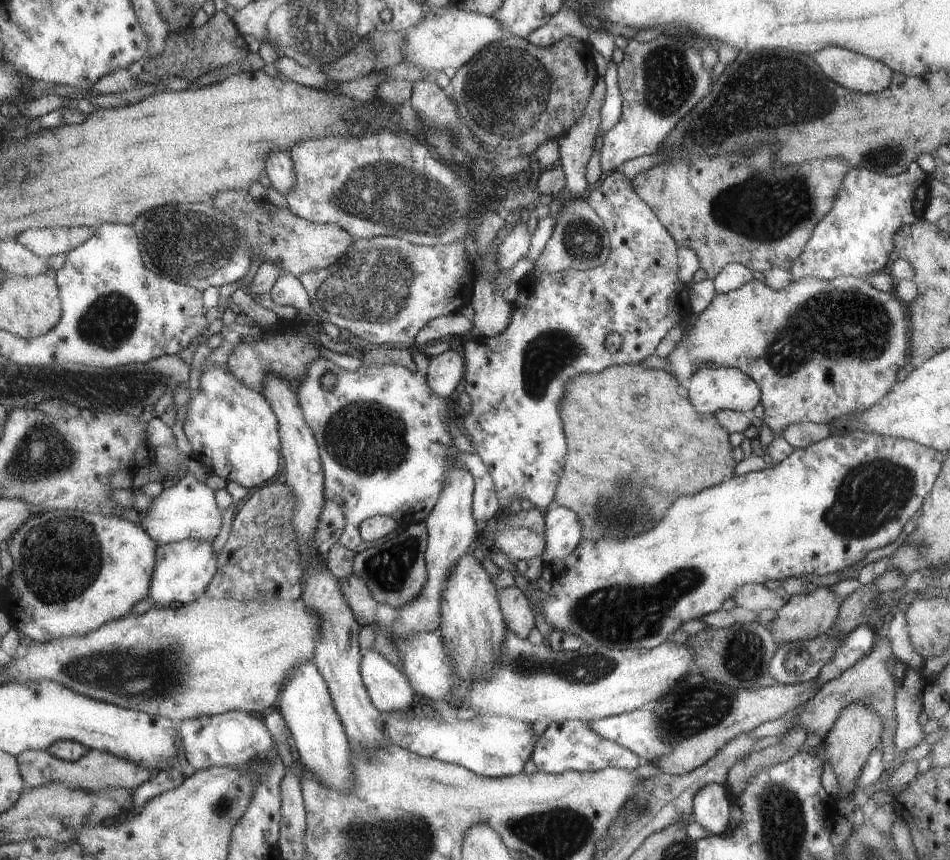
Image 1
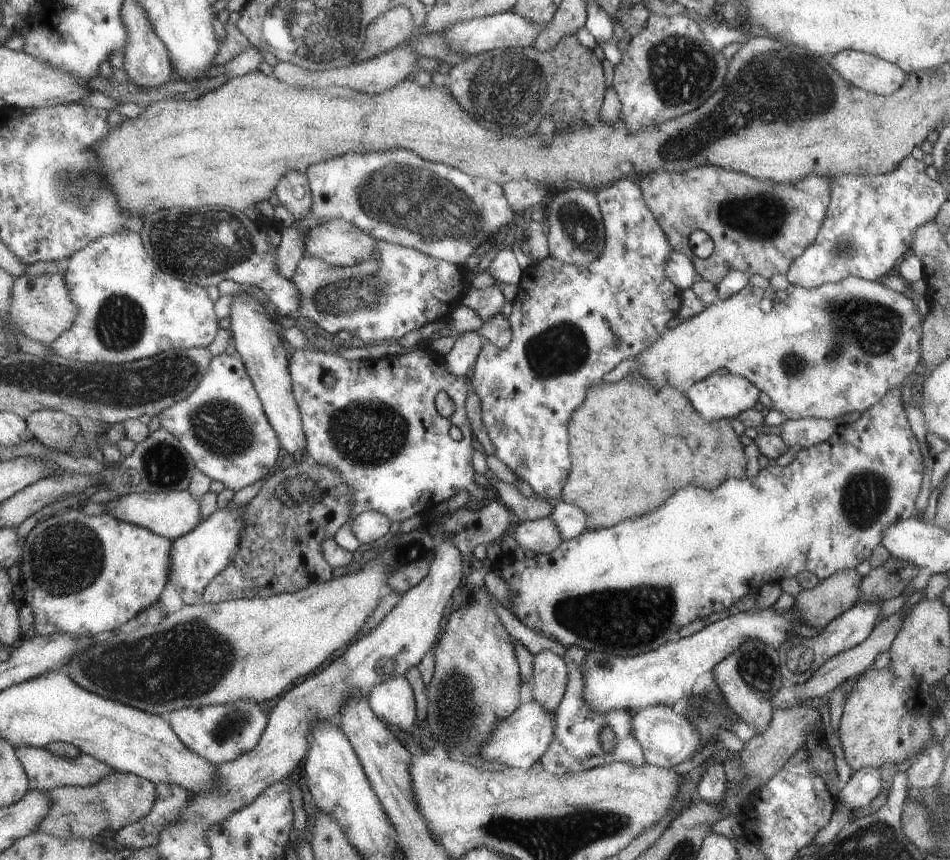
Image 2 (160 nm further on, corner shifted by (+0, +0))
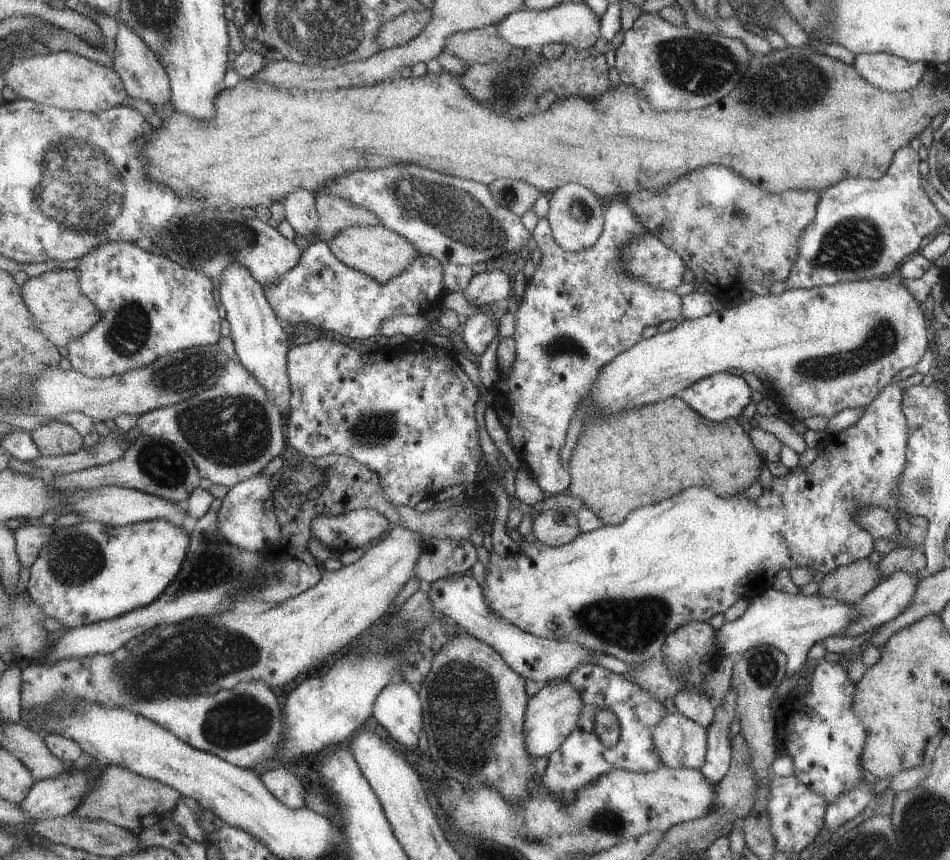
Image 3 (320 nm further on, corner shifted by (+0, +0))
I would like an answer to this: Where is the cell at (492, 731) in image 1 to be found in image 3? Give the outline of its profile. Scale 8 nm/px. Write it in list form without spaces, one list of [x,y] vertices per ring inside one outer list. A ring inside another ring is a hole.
[[[567,679],[545,683],[533,696],[529,697],[524,712],[524,745],[531,758],[551,754],[576,728],[584,700],[580,692]]]

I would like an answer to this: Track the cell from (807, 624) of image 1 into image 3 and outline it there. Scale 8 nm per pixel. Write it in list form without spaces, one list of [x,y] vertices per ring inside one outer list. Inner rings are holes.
[[[867,557],[838,566],[827,573],[818,584],[816,595],[831,597],[854,605],[871,589],[880,584],[880,568]]]

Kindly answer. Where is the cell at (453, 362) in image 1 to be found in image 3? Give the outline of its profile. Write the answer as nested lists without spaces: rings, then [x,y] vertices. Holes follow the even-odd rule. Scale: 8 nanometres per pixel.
[[[475,313],[461,320],[459,328],[461,340],[472,354],[483,354],[493,336],[498,323],[489,313]]]

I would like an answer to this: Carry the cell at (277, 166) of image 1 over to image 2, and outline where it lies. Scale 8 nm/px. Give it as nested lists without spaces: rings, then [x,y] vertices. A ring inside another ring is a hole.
[[[297,171],[286,174],[277,185],[276,196],[295,220],[311,214],[314,202],[311,182],[306,174]]]

